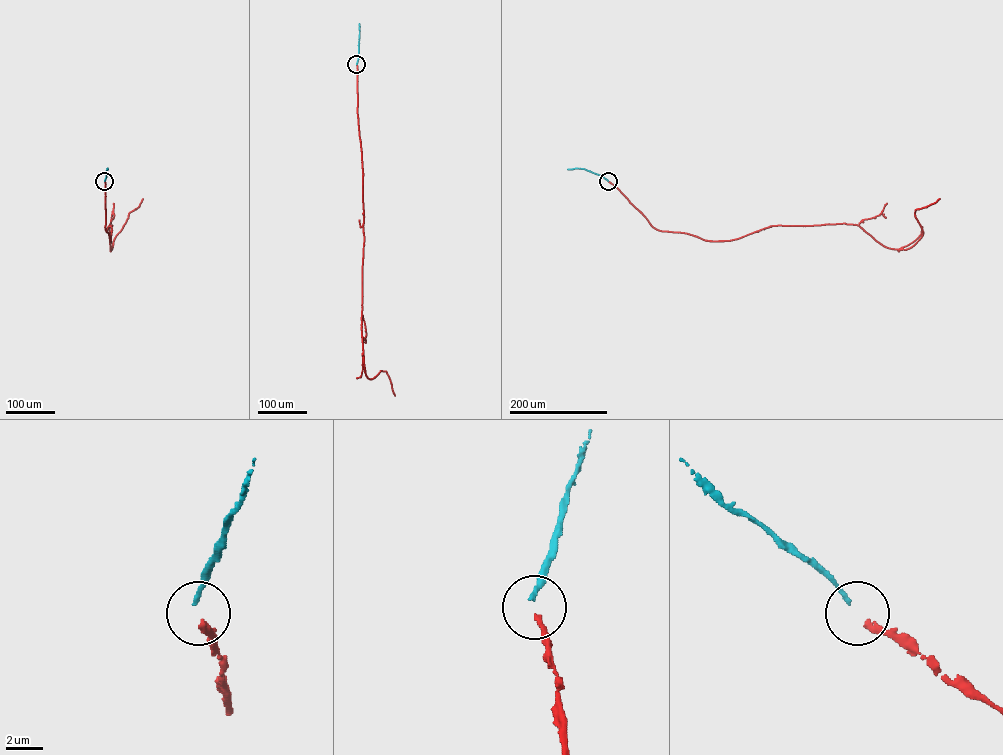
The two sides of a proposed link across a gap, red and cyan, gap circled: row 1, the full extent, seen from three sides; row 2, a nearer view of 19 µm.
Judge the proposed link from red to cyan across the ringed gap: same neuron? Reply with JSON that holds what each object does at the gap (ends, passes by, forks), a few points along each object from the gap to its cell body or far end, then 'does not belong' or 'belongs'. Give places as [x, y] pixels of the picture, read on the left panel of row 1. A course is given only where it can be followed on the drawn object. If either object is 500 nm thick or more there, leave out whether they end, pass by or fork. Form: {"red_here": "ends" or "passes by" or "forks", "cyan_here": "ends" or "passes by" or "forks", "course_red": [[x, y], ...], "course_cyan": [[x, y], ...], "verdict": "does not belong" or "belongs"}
{"red_here": "ends", "cyan_here": "ends", "course_red": [[104, 181], [105, 229], [111, 241], [112, 225], [110, 223], [111, 249], [128, 213], [143, 199]], "course_cyan": [[104, 181], [107, 169]], "verdict": "belongs"}

